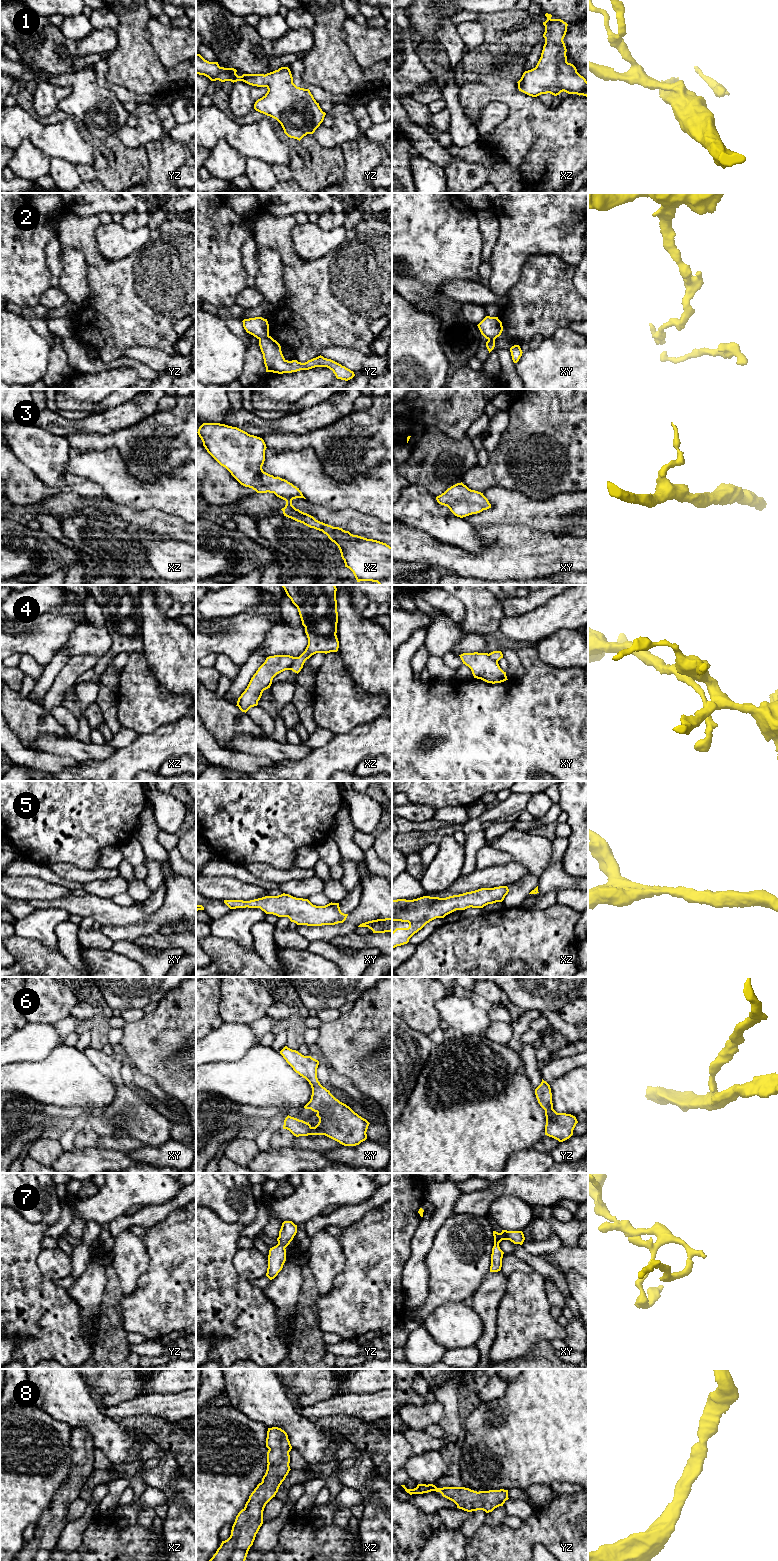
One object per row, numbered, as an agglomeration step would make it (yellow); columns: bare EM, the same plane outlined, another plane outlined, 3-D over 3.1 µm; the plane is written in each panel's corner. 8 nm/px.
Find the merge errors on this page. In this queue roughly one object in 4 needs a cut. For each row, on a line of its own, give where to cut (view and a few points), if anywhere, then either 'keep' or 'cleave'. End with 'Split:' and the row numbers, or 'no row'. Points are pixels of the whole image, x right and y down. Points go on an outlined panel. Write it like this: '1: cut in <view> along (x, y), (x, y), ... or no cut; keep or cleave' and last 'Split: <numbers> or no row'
1: no cut; keep
2: cut in yz along (268, 334), (259, 340); cleave
3: no cut; keep
4: cut in xz along (297, 657), (290, 669); cleave
5: no cut; keep
6: no cut; keep
7: no cut; keep
8: no cut; keep
Split: 2, 4

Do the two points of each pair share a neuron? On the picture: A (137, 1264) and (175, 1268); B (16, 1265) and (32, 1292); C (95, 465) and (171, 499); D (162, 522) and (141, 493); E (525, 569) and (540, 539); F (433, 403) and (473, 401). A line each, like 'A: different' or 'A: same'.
A: different
B: same
C: same
D: different
E: same
F: same

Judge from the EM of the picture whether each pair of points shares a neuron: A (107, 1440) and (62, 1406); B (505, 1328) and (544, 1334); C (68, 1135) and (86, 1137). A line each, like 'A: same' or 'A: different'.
A: same
B: same
C: different

